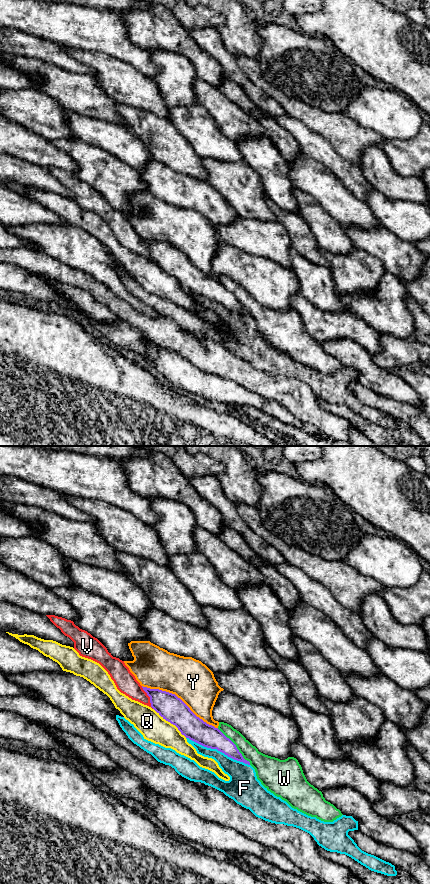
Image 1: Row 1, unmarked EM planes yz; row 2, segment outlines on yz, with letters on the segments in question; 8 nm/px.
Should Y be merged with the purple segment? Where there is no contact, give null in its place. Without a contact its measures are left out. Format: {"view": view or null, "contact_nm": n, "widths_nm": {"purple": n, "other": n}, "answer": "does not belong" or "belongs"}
{"view": "yz", "contact_nm": 700, "widths_nm": {"purple": 200, "other": 340}, "answer": "does not belong"}

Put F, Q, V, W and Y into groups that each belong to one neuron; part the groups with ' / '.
F / Q / V / W / Y

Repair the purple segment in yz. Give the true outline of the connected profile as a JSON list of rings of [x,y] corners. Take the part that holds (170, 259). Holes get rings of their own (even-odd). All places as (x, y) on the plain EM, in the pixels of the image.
[[[143,239],[150,249],[151,259],[166,273],[175,277],[186,290],[211,301],[217,301],[228,309],[250,317],[236,297],[218,280],[197,269],[175,246],[159,241]]]

